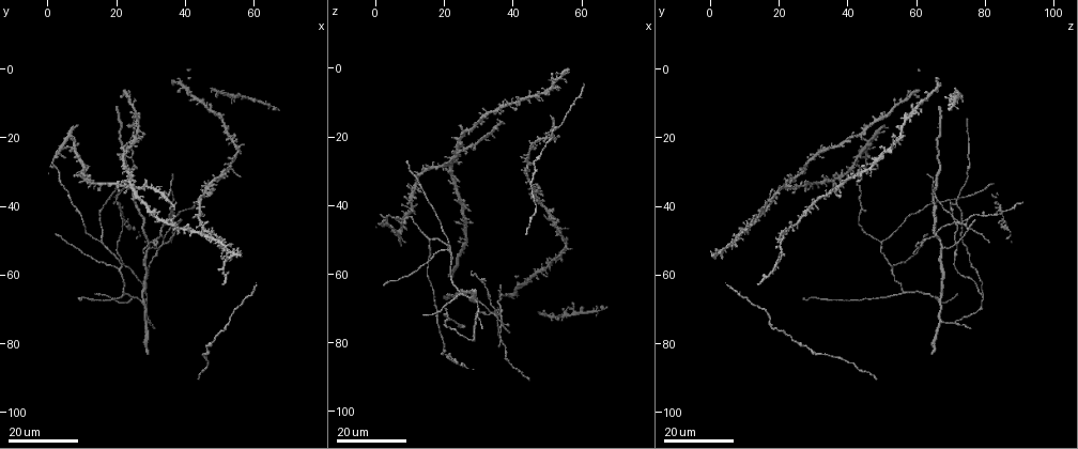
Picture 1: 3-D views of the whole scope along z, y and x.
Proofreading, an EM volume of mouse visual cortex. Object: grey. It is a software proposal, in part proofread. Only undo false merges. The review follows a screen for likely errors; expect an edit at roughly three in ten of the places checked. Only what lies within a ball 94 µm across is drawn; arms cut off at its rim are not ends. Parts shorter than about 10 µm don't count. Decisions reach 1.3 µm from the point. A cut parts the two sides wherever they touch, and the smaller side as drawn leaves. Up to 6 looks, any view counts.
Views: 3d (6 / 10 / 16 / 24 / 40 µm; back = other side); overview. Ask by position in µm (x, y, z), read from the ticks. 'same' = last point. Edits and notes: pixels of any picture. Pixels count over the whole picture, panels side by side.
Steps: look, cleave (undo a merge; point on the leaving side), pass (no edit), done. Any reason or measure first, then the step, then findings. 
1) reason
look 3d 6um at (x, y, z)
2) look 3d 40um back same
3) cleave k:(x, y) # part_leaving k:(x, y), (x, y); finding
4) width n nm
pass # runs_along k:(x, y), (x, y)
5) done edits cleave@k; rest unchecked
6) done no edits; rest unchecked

three-way junction
look 3d 24um at (30.0, 52.5, 68.0)

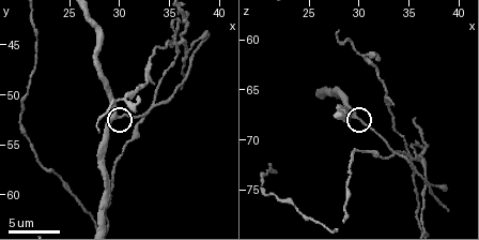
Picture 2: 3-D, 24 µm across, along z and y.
look 3d 10um at (29.6, 52.0, 67.6)

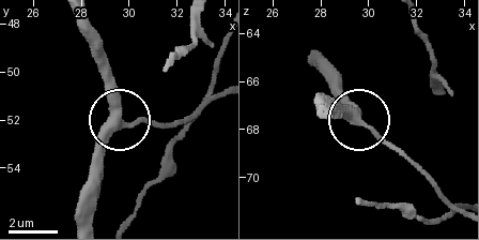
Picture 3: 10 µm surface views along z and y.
arms 3
pass # all the same neuron

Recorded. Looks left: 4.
look 3d 10um at (33.2, 51.0, 71.4)

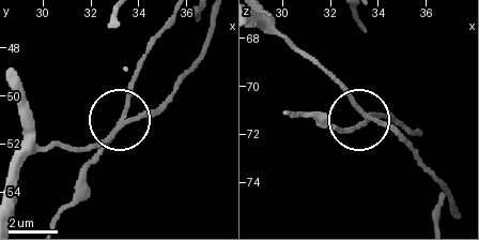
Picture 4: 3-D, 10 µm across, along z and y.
side_arm 33 um; arms 4
pass # continuous, no second neuron

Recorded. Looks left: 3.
three arms meet
look 3d 16um at (16.0, 51.0, 49.5)

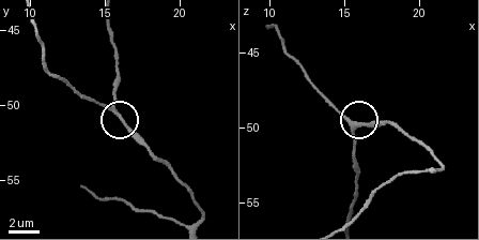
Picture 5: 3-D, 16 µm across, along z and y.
look 3d 6um at (15.8, 50.2, 50.0)

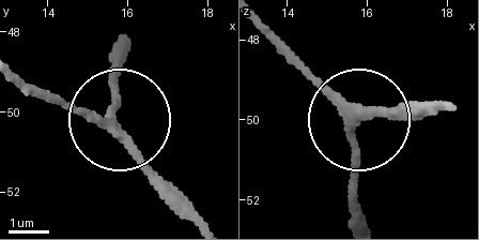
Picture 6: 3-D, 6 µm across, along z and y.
width 220 nm
pass # runs_along 6:(264, 29), (353, 121), (356, 213); one neuron here

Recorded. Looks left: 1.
done no edits; rest unchecked

